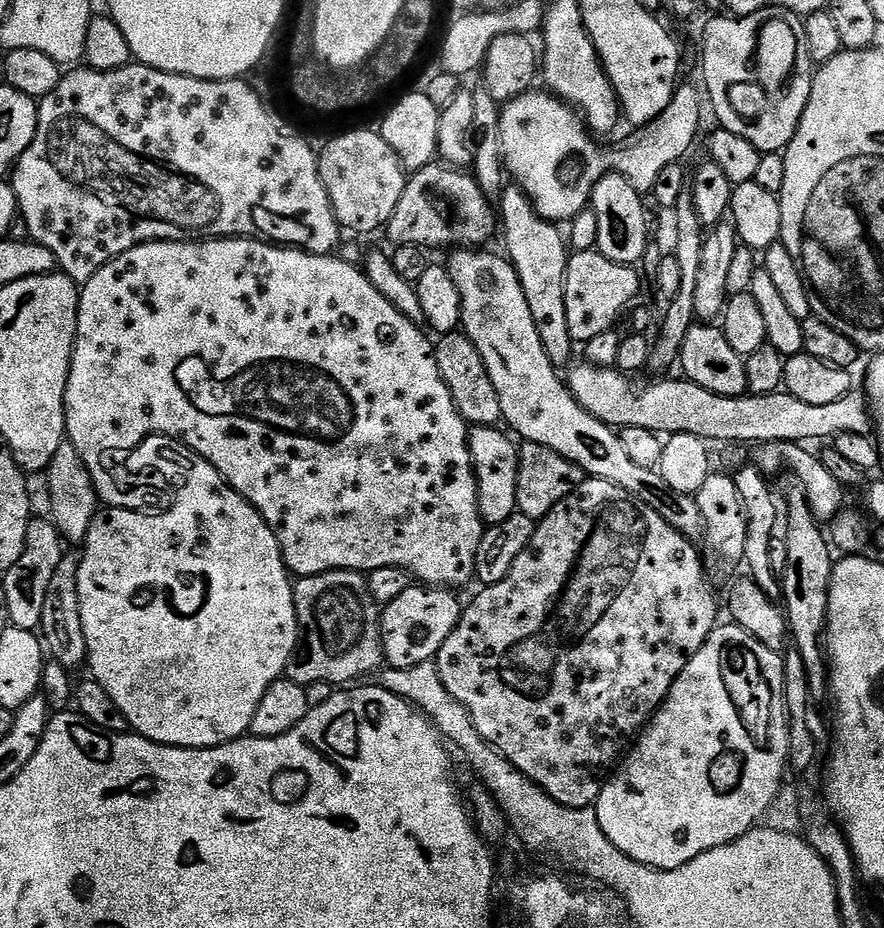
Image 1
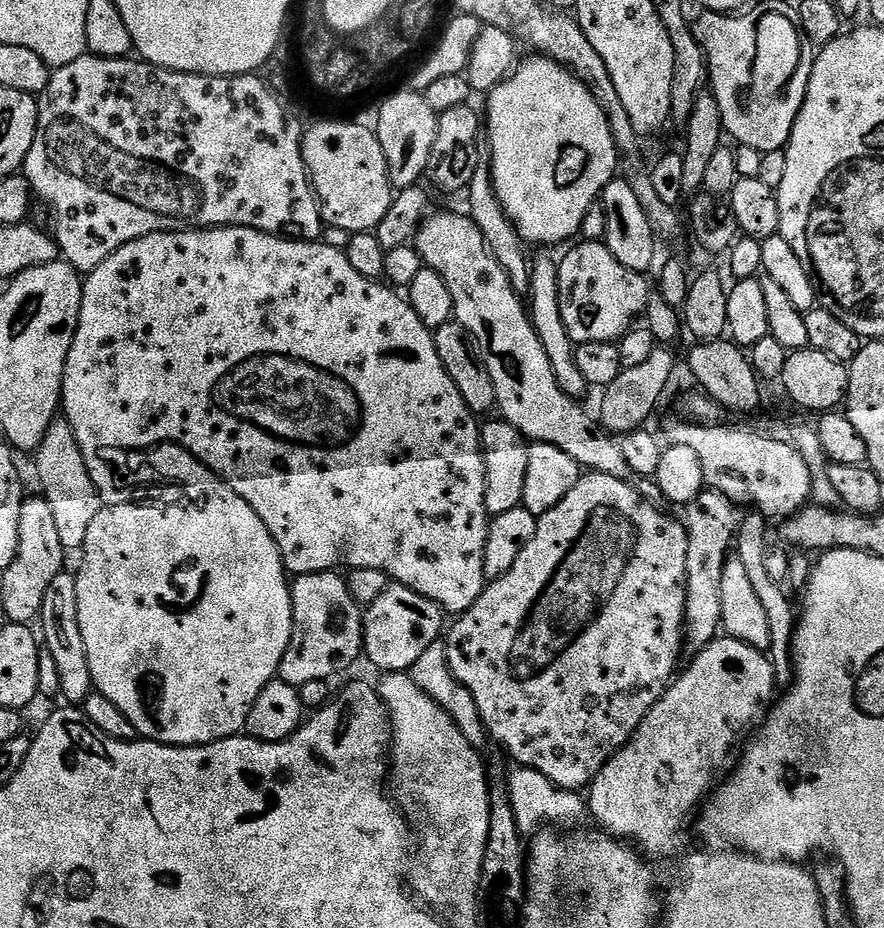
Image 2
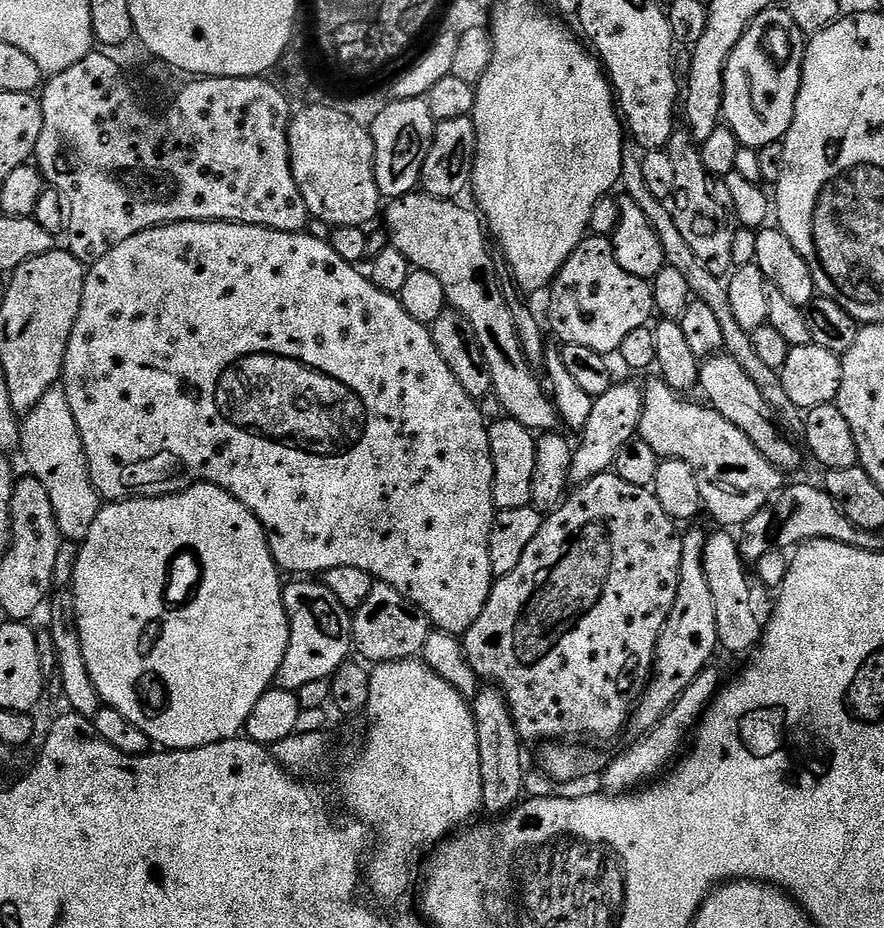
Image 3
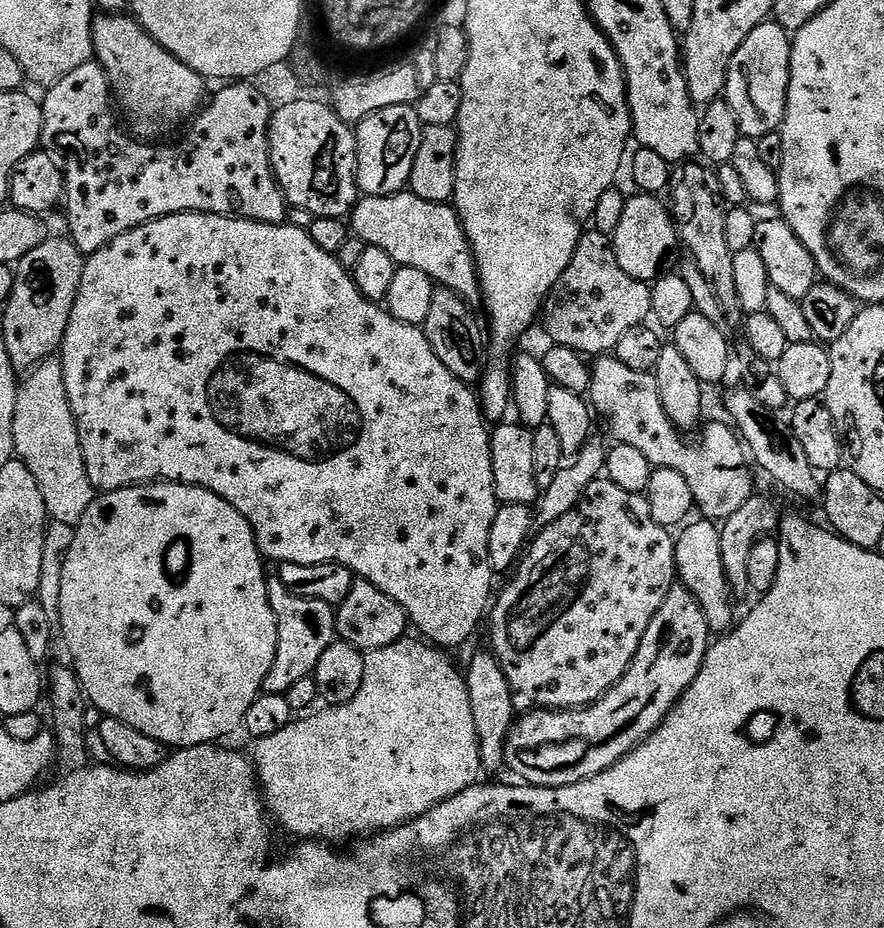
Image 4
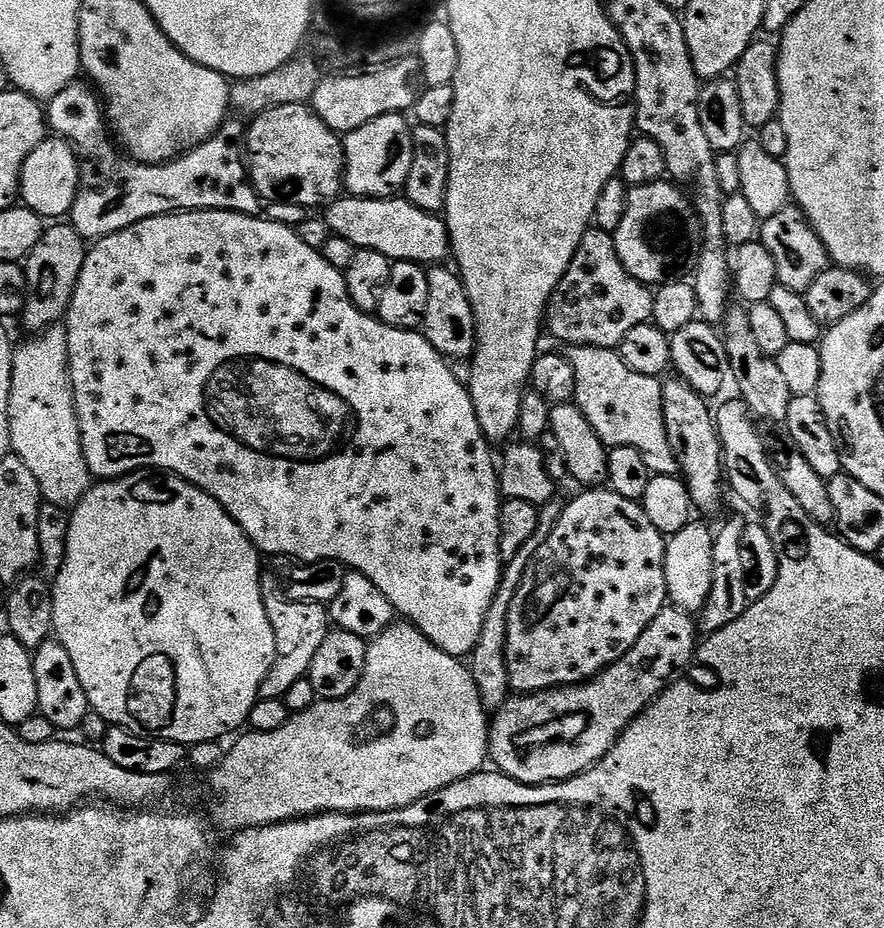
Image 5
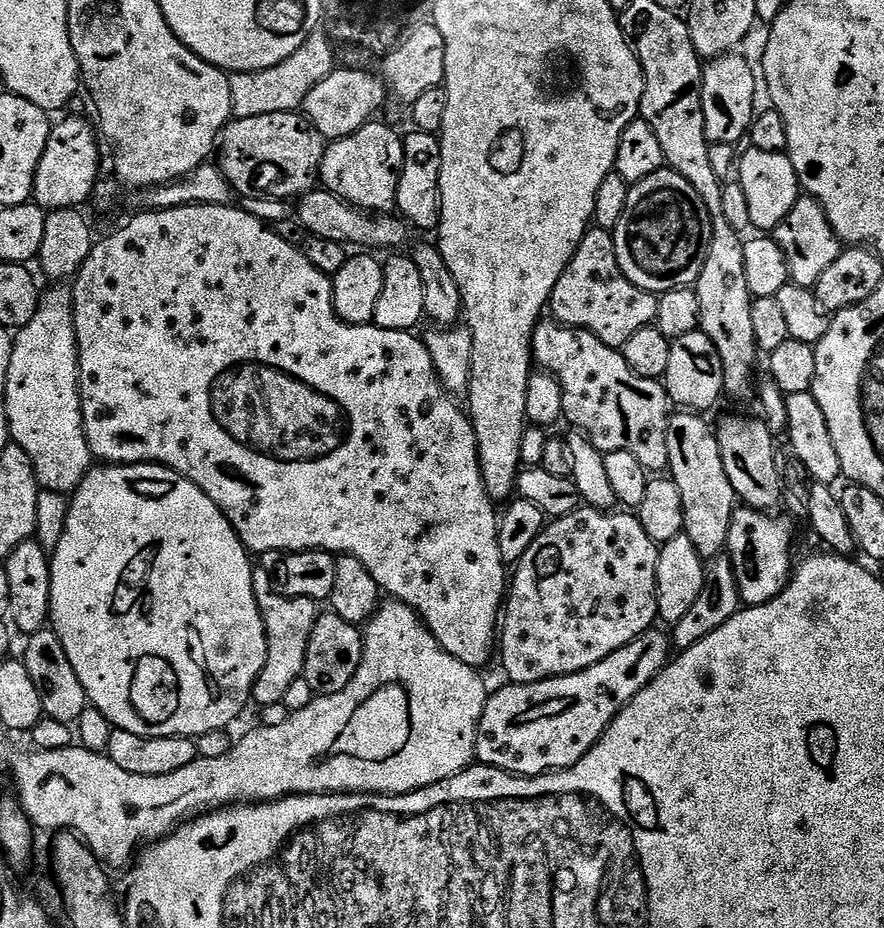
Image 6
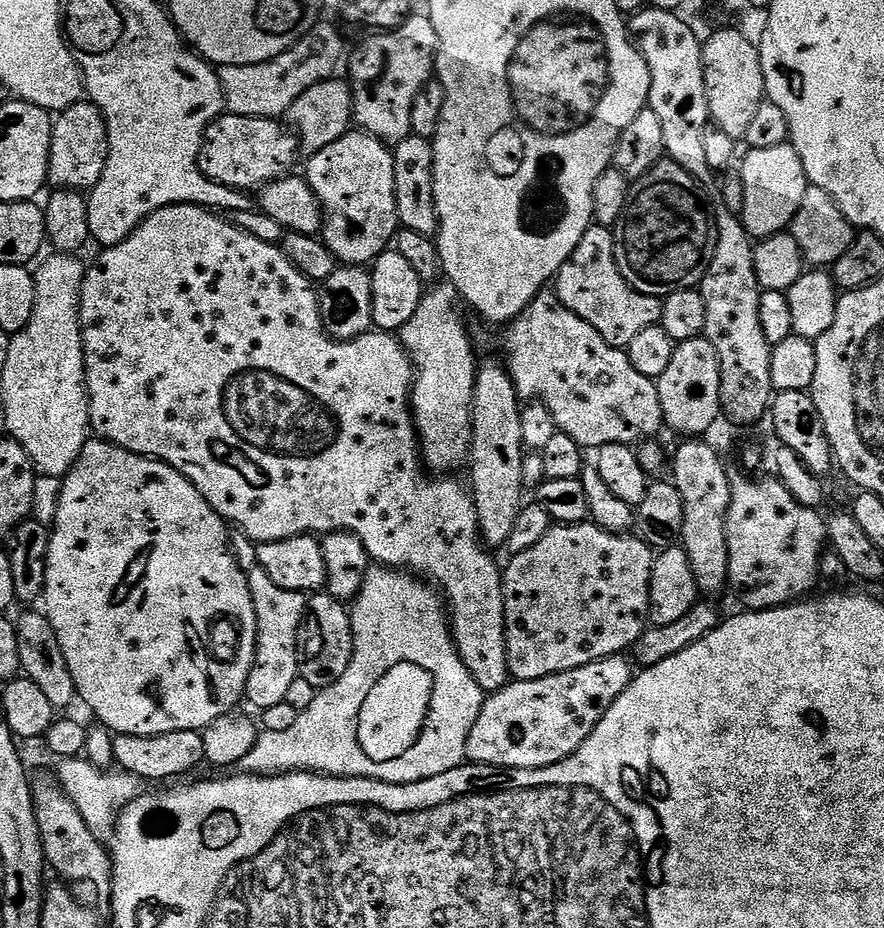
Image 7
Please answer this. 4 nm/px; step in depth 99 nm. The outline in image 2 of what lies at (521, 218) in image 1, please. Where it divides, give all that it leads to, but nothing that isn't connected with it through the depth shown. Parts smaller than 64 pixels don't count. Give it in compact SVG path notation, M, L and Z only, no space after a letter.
M540 256L537 260L535 257L531 261L526 285L527 291L532 291L530 315L534 330L542 342L542 350L546 350L546 358L550 358L550 366L554 370L554 378L558 382L558 386L562 386L562 390L568 396L581 398L580 396L584 396L587 392L590 392L590 385L586 382L586 378L582 378L582 374L579 373L578 362L574 362L576 349L572 343L570 334L566 330L566 326L562 322L562 310L558 306L559 269L559 263L555 259L551 260L548 256Z

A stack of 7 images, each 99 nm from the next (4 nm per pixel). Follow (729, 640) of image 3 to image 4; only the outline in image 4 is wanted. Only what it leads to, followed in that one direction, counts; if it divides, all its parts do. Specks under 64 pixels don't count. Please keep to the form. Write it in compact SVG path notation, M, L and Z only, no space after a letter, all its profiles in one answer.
M696 518L680 534L676 540L676 574L679 583L686 585L690 594L694 594L694 598L702 606L709 629L713 633L723 634L734 624L734 620L732 622L734 593L726 578L726 566L722 564L720 528L711 520Z

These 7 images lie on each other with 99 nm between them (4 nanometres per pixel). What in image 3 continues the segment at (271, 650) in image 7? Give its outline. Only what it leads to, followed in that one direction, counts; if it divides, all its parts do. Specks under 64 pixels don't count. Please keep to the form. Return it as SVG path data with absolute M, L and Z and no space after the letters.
M296 578L293 584L285 583L284 609L288 615L290 626L290 642L286 646L286 658L282 658L282 666L278 666L276 684L287 692L296 692L310 682L328 680L336 675L341 667L353 655L352 639L353 613L347 612L326 590L322 582L312 578Z

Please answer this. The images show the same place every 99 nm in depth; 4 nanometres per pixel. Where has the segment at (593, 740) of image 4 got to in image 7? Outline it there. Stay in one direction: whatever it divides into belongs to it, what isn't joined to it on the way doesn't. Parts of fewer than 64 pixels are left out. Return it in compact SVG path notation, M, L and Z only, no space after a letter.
M624 654L607 656L586 666L560 672L557 676L512 680L502 690L491 693L478 714L478 722L474 722L470 730L470 738L466 742L467 759L471 763L488 764L492 768L545 768L562 762L578 751L594 726L602 723L606 710L610 710L612 703L626 690L634 675L633 665L630 660L628 665L627 659L629 657Z

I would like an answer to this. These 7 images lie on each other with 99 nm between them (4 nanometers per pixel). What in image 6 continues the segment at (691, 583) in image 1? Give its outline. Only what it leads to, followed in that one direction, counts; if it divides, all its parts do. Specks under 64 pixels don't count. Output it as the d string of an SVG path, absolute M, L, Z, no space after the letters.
M581 506L569 516L553 519L545 527L544 533L534 542L534 546L530 546L530 550L526 550L526 554L520 559L519 564L515 565L513 572L516 573L513 576L511 573L510 576L510 591L507 593L506 603L502 609L502 627L498 632L498 660L500 656L501 662L504 663L504 672L508 675L507 679L514 684L533 684L555 676L569 676L575 672L581 672L602 662L602 658L610 658L610 654L614 654L614 650L622 650L622 646L634 642L644 632L649 631L655 625L652 623L657 623L658 620L656 579L658 578L659 557L659 547L652 541L650 534L646 534L646 530L642 530L639 515L633 514L631 511L604 512L601 508Z

